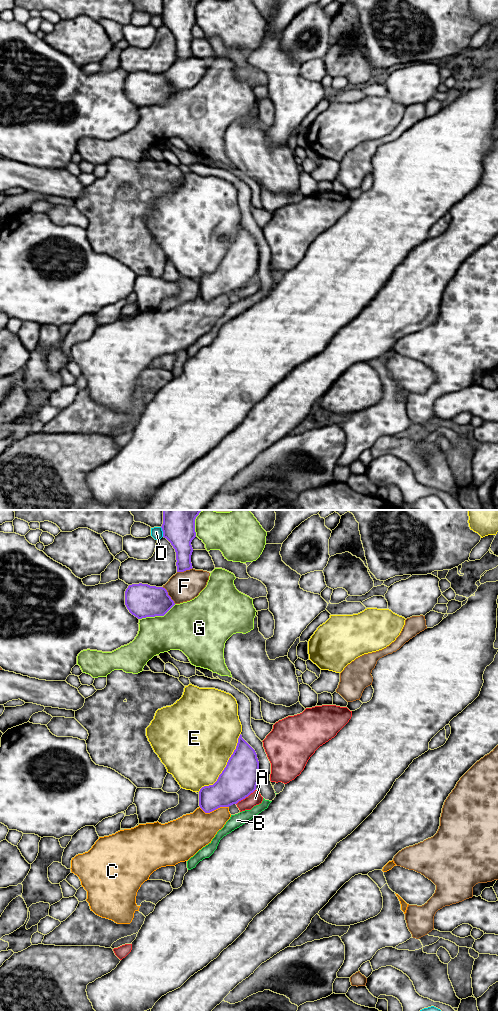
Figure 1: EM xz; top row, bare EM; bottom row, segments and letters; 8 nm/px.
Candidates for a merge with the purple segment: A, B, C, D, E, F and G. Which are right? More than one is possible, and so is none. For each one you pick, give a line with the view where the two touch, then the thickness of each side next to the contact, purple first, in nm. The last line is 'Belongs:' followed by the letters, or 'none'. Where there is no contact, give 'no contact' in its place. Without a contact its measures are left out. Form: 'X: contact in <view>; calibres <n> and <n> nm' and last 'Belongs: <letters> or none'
Belongs: none

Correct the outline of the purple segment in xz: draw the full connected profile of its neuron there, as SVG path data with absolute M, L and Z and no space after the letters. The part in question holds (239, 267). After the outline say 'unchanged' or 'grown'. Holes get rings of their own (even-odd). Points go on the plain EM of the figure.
M240 222L236 237L217 269L200 277L200 296L210 301L237 292L256 278L258 262L257 242Z; unchanged

